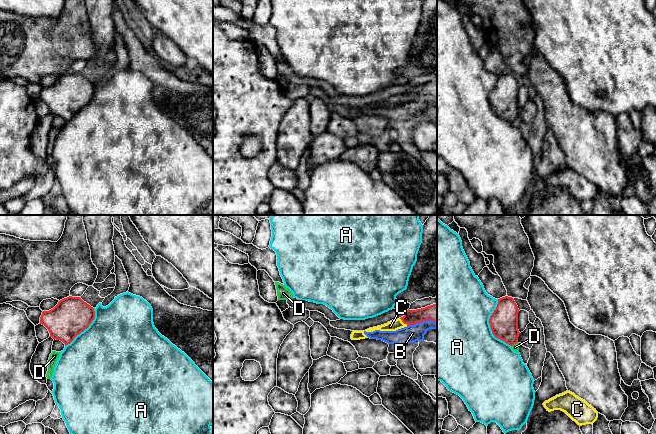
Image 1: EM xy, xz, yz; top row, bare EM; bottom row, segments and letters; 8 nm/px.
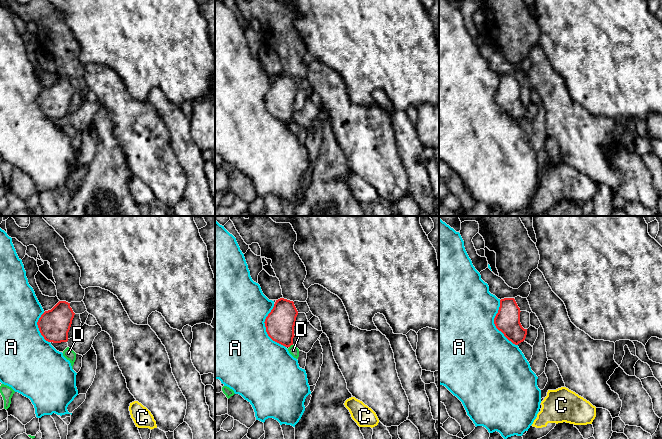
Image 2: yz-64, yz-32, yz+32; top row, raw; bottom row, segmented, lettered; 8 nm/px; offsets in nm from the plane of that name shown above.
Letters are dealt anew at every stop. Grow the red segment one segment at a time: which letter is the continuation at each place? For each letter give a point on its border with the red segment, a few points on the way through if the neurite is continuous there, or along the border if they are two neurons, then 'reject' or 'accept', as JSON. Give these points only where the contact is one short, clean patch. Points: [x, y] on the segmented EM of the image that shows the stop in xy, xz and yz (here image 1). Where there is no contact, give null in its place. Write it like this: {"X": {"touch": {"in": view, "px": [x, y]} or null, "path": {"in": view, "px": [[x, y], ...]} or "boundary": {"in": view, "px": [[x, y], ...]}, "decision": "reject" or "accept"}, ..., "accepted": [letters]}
{"A": {"touch": {"in": "yz", "px": [490, 326]}, "decision": "reject"}, "B": {"touch": {"in": "xz", "px": [421, 321]}, "decision": "reject"}, "C": {"touch": {"in": "xz", "px": [403, 322]}, "decision": "reject"}, "D": {"touch": {"in": "yz", "px": [514, 343]}, "boundary": {"in": "yz", "px": [[517, 342], [512, 346]]}, "decision": "reject"}, "accepted": []}

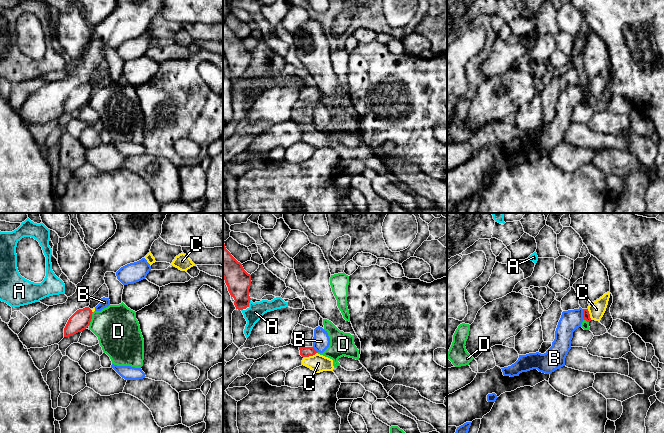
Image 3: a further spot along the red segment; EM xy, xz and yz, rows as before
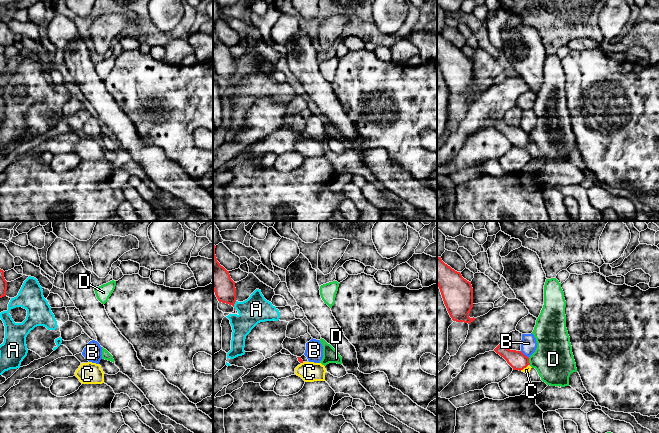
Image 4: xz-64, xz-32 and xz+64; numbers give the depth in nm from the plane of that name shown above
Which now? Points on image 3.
{"A": {"touch": {"in": "xz", "px": [249, 302]}, "decision": "reject"}, "B": {"touch": {"in": "yz", "px": [583, 314]}, "boundary": {"in": "yz", "px": [[582, 309], [582, 317], [584, 319]]}, "decision": "reject"}, "C": {"touch": {"in": "xz", "px": [310, 355]}, "path": {"in": "xz", "px": [[304, 351], [310, 355], [318, 363]]}, "decision": "accept"}, "D": {"touch": {"in": "xy", "px": [91, 318]}, "decision": "reject"}, "accepted": ["C"]}

